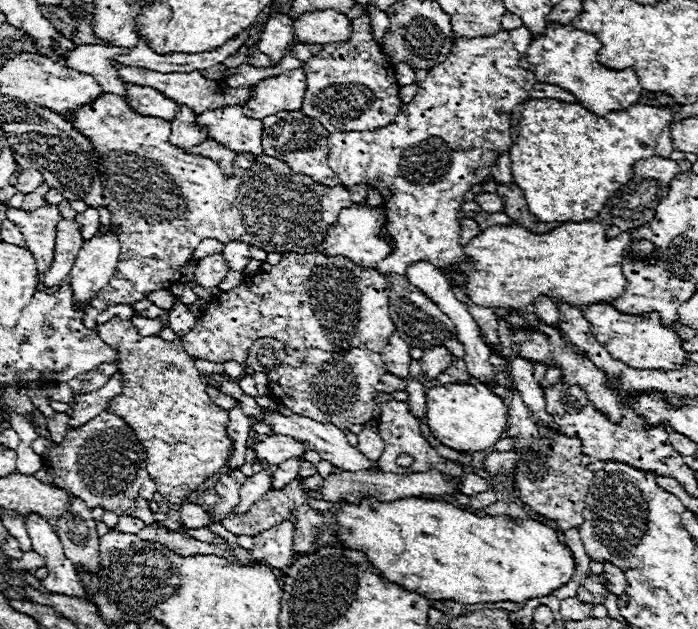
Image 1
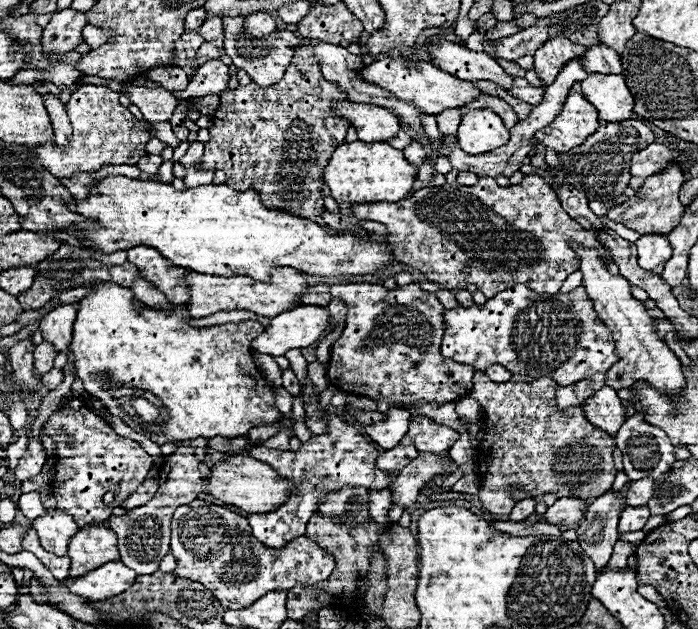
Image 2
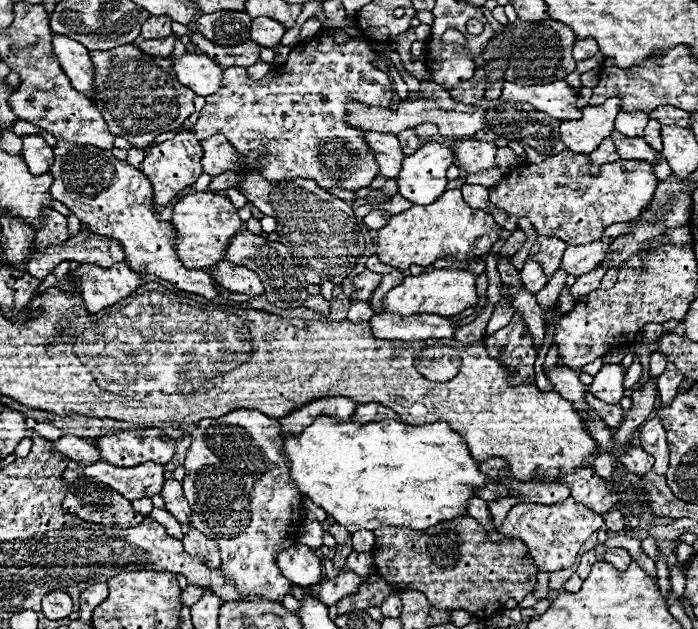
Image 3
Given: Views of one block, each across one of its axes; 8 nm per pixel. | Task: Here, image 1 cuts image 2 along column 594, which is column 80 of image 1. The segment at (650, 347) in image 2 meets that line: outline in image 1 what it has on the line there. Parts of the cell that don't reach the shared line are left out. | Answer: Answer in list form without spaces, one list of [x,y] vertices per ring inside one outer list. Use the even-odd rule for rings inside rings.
[[[96,234],[84,242],[72,268],[72,294],[78,308],[84,308],[108,284],[108,278],[116,270],[118,254],[120,242],[114,234]]]

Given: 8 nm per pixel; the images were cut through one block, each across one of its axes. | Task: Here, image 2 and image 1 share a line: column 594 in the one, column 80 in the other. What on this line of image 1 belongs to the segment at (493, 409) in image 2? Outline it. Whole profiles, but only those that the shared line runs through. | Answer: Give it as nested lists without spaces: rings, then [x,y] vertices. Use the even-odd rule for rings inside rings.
[[[102,412],[92,422],[66,432],[62,444],[54,444],[46,456],[46,466],[54,472],[54,484],[76,494],[88,508],[102,506],[118,516],[140,518],[146,526],[154,526],[148,500],[156,492],[156,484],[146,472],[144,446],[122,418]]]

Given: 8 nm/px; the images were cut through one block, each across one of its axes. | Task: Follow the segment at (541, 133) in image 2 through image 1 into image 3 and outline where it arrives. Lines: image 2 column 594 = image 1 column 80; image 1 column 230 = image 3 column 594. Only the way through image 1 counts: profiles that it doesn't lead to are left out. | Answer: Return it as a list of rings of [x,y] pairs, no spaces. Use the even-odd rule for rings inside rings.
[[[564,150],[540,164],[516,166],[504,174],[502,182],[490,188],[490,202],[518,218],[528,216],[542,236],[556,236],[568,246],[588,244],[602,238],[602,232],[618,222],[636,220],[652,194],[658,180],[644,160],[618,160],[600,166],[600,174],[590,174],[590,158]]]

